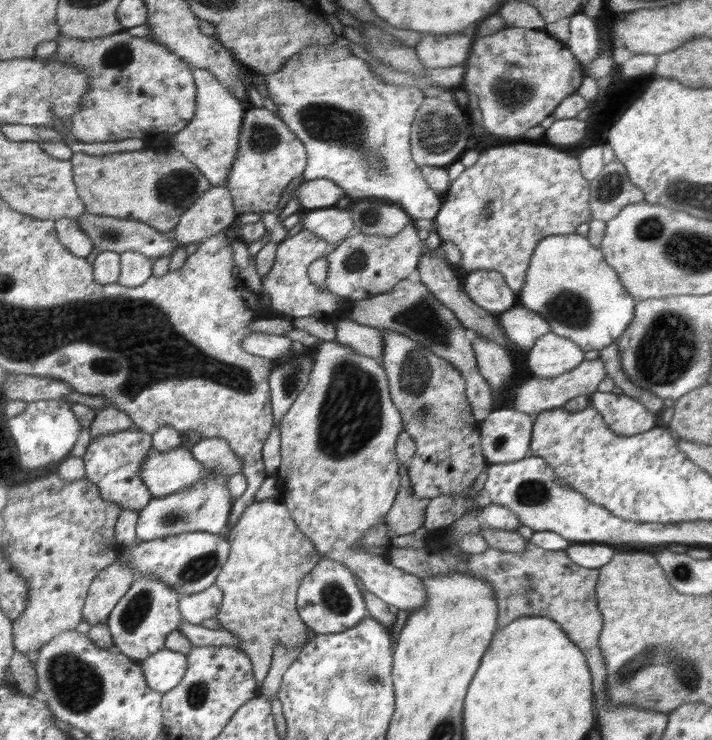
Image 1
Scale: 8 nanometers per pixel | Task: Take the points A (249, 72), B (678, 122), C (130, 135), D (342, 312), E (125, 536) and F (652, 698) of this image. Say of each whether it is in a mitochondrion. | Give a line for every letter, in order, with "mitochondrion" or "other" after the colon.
A: other
B: other
C: other
D: other
E: other
F: mitochondrion

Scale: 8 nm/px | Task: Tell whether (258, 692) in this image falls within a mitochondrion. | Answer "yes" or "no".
no

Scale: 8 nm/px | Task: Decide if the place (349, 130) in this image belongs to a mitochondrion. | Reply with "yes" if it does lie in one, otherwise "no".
yes

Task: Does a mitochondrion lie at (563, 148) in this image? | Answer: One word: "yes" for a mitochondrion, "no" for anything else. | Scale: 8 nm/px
no

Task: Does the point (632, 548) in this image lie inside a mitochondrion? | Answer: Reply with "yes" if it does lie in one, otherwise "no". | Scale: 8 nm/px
no

